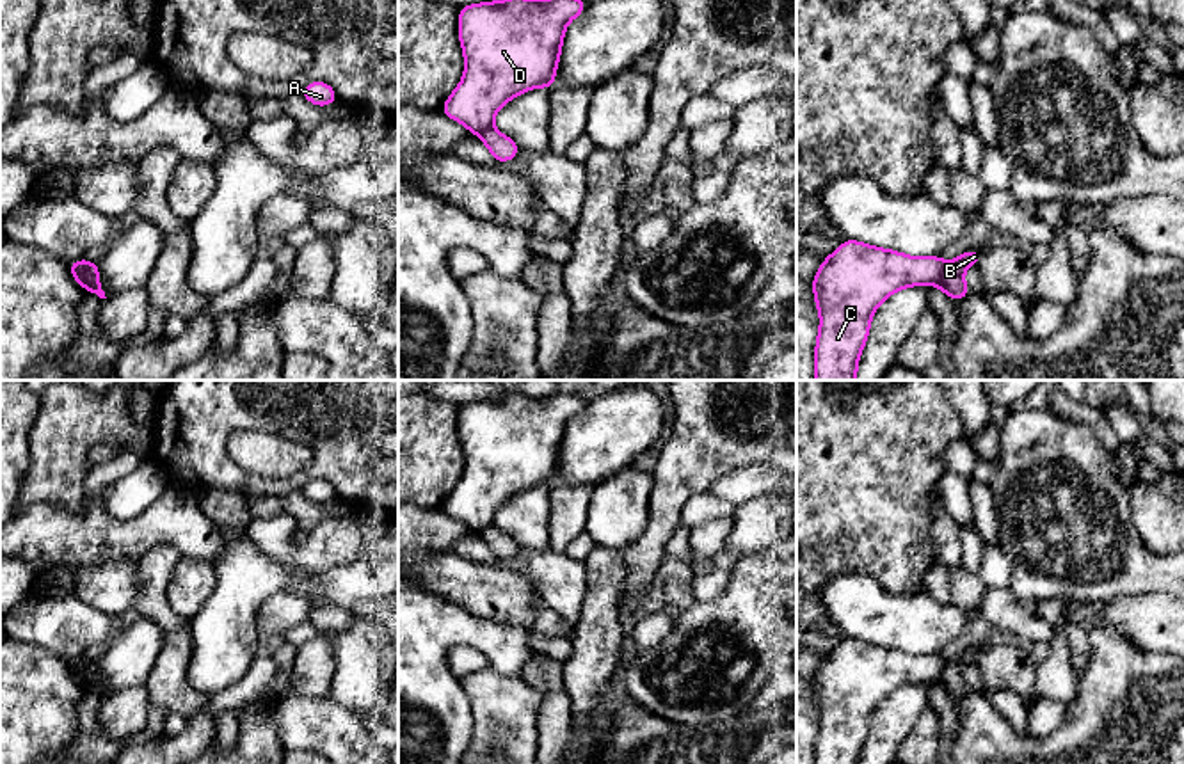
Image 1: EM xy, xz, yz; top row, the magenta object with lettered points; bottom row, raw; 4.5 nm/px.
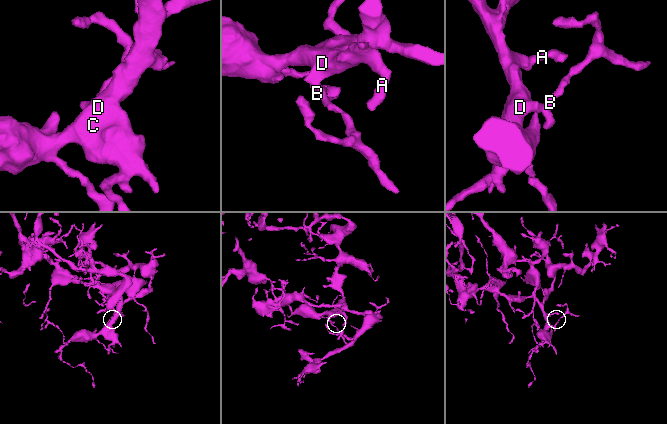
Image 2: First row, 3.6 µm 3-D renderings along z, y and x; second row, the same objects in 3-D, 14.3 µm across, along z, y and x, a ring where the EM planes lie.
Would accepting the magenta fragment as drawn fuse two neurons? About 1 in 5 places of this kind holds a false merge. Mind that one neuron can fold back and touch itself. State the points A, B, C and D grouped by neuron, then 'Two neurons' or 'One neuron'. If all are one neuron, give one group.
Groups: A C D / B. Two neurons

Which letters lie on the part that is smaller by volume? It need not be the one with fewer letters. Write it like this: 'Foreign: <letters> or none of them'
Foreign: B

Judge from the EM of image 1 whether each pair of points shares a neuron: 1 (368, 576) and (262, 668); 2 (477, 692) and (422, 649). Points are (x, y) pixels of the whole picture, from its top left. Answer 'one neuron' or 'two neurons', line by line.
1: two neurons
2: two neurons

